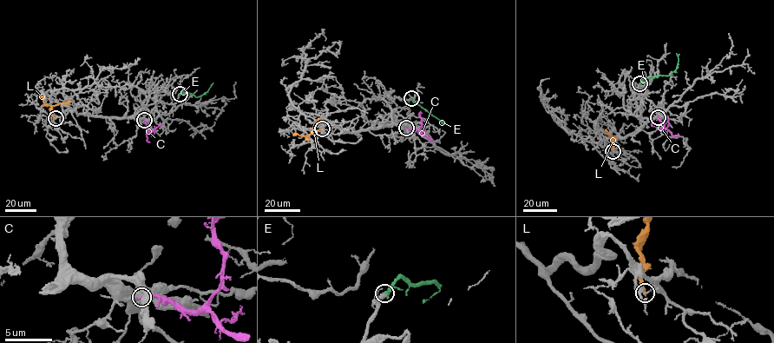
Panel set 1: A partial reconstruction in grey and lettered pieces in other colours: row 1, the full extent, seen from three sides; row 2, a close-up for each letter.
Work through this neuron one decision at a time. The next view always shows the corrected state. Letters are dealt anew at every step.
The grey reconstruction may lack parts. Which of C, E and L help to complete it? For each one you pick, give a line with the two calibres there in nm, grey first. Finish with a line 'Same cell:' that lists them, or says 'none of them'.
E: Thickness 320 nm (grey) against 240 nm
Same cell: E

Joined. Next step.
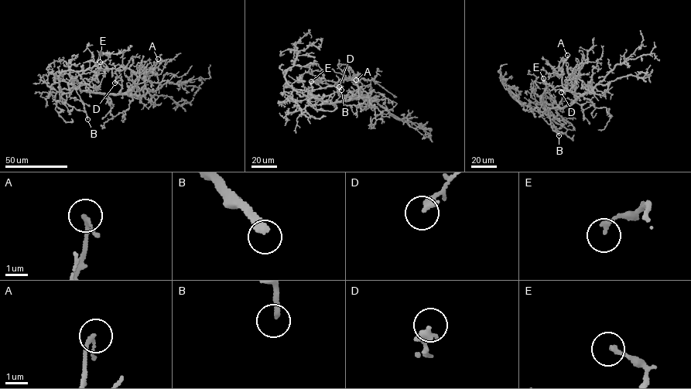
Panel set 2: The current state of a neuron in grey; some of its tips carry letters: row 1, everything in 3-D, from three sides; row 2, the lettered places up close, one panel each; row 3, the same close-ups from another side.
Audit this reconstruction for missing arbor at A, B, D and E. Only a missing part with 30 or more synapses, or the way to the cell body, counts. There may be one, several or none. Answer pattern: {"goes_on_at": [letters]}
{"goes_on_at": ["B"]}

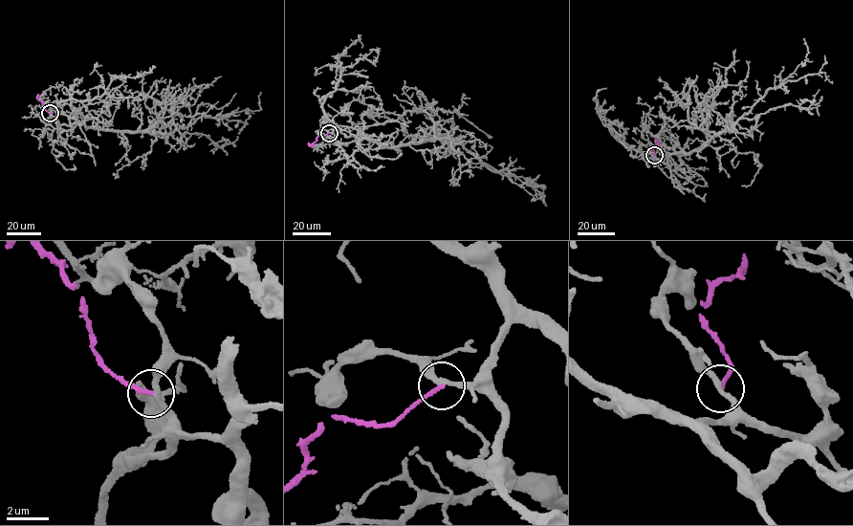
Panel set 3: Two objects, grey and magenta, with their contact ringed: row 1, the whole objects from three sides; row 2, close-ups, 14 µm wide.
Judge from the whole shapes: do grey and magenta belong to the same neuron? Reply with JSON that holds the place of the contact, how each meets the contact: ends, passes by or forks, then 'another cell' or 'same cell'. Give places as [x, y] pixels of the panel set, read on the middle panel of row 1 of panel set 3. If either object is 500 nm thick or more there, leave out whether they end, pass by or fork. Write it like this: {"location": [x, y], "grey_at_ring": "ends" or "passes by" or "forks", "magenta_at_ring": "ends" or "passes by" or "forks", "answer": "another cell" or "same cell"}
{"location": [329, 133], "grey_at_ring": "passes by", "magenta_at_ring": "ends", "answer": "another cell"}

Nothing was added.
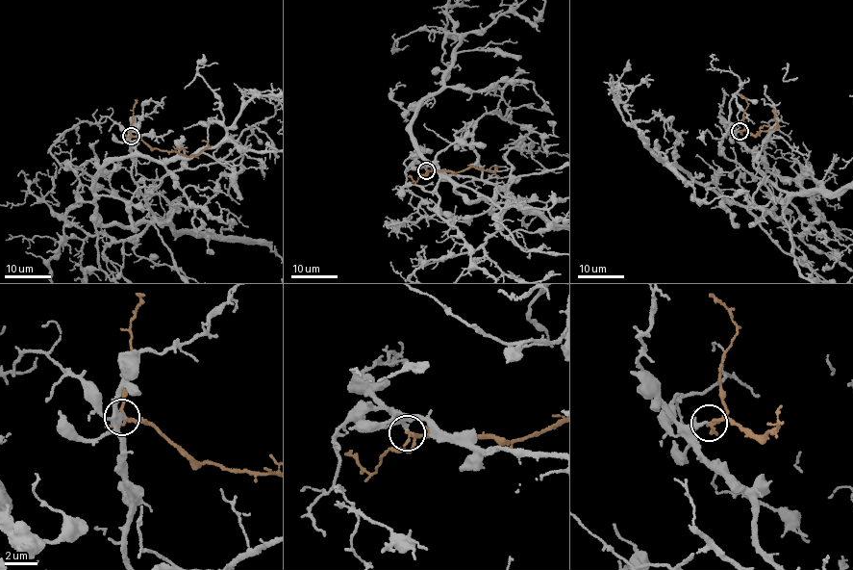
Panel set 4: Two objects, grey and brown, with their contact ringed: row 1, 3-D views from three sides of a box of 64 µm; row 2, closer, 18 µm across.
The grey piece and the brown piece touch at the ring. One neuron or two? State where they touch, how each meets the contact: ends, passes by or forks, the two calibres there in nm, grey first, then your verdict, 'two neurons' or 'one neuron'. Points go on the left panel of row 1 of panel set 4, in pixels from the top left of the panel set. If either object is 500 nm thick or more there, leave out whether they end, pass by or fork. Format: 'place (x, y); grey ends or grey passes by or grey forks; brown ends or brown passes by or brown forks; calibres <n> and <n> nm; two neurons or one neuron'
place (131, 136); grey passes by; brown forks; calibres 200 and 150 nm; one neuron

